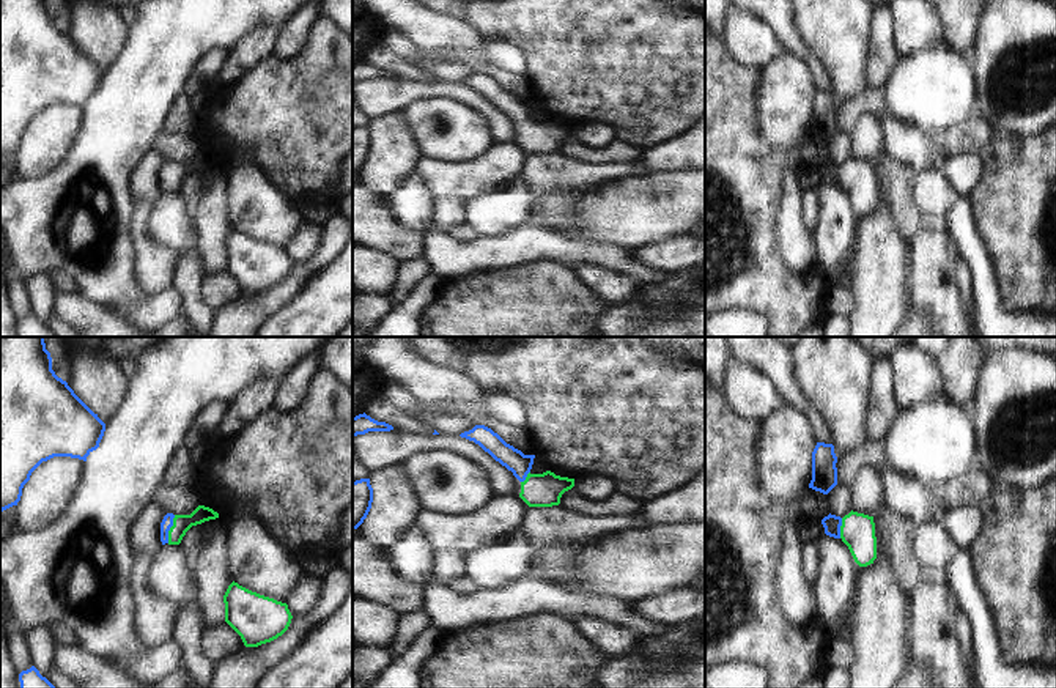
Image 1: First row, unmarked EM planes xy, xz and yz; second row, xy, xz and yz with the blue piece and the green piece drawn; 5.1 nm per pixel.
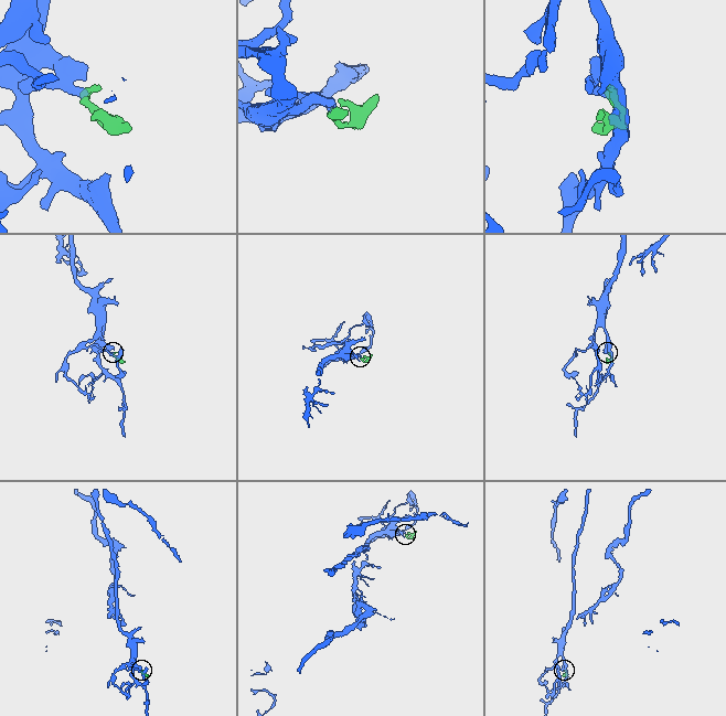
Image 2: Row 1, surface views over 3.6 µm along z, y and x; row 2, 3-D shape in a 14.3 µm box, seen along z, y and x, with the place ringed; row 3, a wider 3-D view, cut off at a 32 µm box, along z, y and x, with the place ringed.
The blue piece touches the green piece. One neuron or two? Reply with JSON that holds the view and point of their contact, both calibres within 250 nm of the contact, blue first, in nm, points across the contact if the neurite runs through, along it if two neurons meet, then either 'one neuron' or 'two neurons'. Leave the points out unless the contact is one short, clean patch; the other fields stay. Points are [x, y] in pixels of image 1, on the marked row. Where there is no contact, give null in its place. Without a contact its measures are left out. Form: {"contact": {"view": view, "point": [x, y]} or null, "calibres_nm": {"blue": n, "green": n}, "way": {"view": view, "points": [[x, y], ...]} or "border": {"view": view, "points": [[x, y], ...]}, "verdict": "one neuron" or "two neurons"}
{"contact": {"view": "xy", "point": [169, 529]}, "calibres_nm": {"blue": 60, "green": 100}, "way": {"view": "xy", "points": [[167, 521], [169, 529], [181, 523]]}, "verdict": "one neuron"}

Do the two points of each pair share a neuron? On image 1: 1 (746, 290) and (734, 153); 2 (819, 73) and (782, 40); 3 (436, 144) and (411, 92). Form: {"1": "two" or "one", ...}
{"1": "one", "2": "one", "3": "two"}

